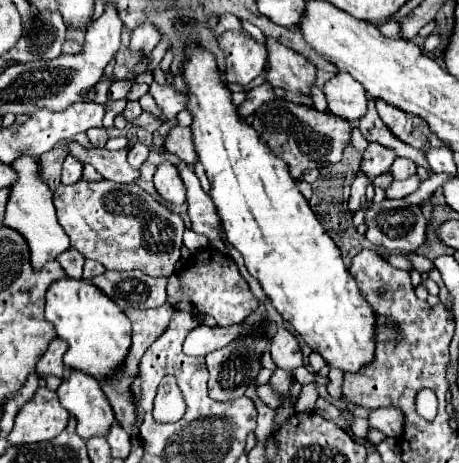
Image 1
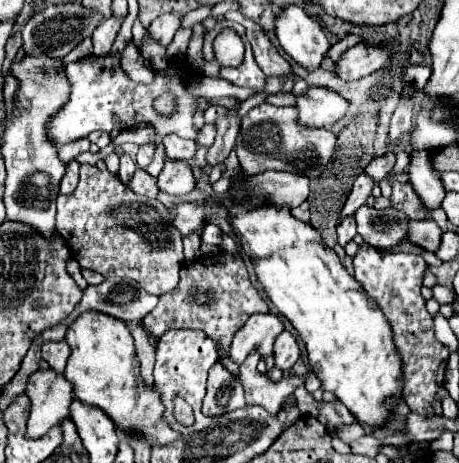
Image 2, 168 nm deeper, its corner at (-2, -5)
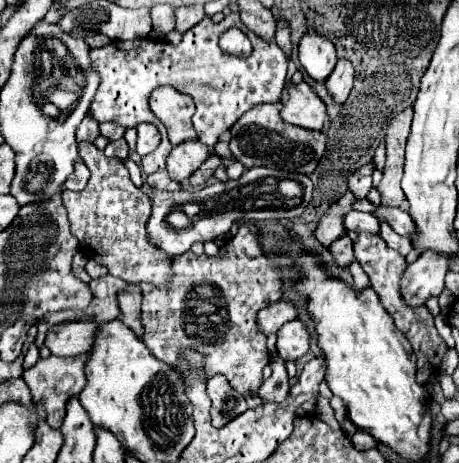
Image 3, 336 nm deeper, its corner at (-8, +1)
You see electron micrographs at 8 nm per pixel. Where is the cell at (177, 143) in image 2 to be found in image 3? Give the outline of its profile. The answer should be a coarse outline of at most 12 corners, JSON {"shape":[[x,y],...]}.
{"shape":[[172,87],[150,97],[150,109],[172,145],[196,139],[190,97]]}

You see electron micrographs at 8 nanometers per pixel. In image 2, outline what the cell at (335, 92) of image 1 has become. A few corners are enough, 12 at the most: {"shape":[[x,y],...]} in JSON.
{"shape":[[310,87],[296,99],[300,123],[330,129],[348,111],[332,89]]}

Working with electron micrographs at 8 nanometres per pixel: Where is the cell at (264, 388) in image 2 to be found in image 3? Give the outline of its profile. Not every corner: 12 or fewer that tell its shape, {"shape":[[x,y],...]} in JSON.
{"shape":[[256,223],[224,257],[172,261],[140,283],[142,341],[188,371],[258,393],[268,365],[256,315],[284,295]]}

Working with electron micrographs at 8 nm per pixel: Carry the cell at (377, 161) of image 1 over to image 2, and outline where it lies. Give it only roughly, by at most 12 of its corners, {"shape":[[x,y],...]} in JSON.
{"shape":[[370,175],[356,177],[342,217],[366,203],[376,185]]}

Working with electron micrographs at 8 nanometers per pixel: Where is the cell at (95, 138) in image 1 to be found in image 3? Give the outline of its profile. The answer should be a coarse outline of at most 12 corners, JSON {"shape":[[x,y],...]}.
{"shape":[[114,121],[100,123],[100,133],[110,141],[122,139],[126,127]]}

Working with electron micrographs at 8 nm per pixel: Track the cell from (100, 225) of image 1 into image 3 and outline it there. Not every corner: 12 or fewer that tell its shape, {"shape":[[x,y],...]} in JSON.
{"shape":[[78,143],[84,191],[64,191],[80,251],[124,281],[162,285],[148,195],[122,159]]}

